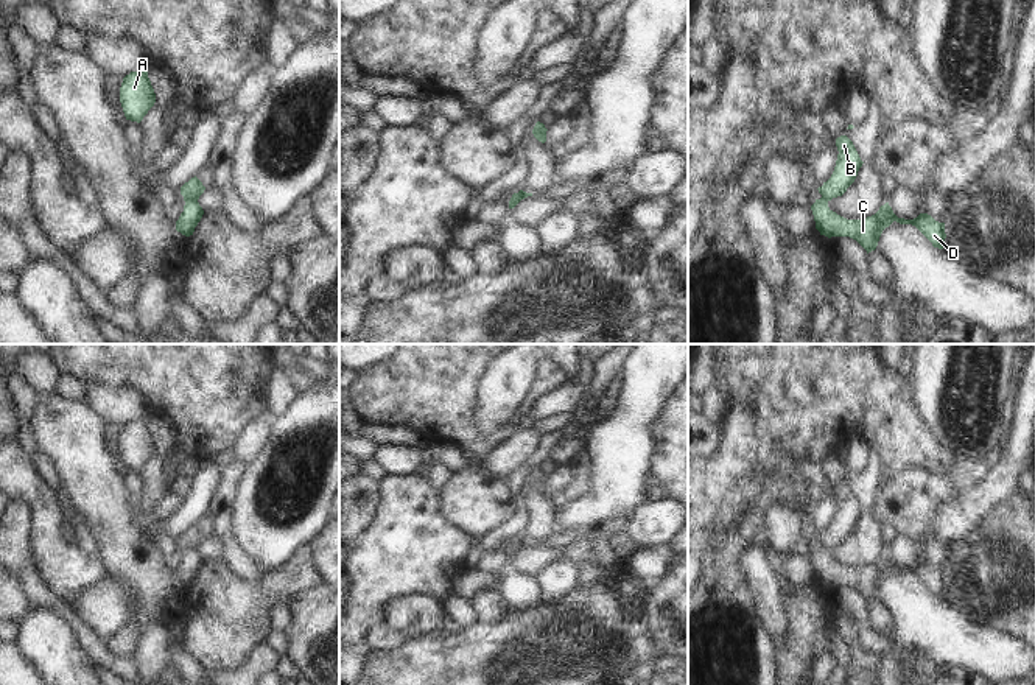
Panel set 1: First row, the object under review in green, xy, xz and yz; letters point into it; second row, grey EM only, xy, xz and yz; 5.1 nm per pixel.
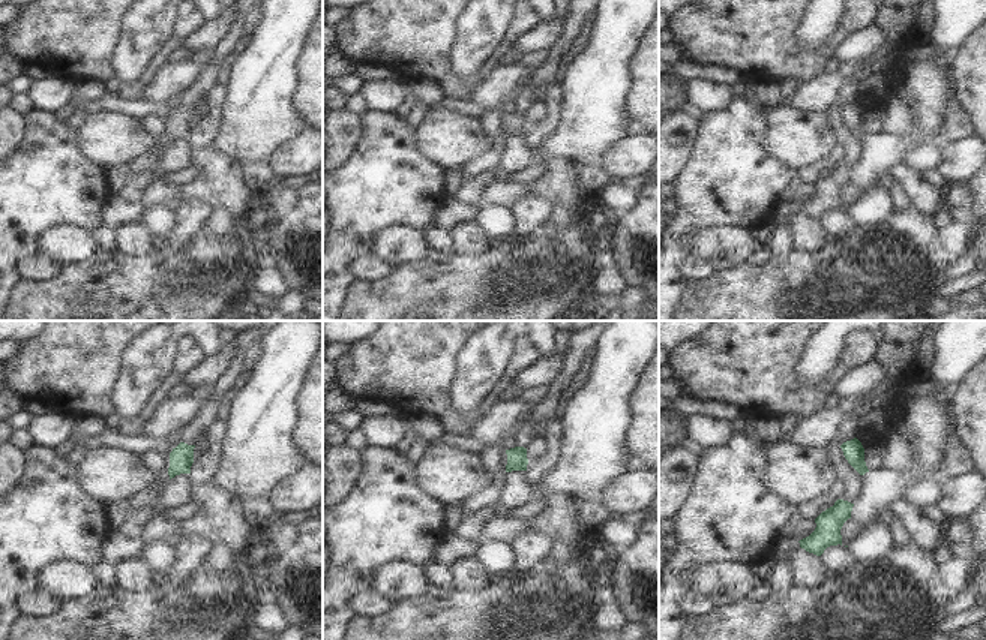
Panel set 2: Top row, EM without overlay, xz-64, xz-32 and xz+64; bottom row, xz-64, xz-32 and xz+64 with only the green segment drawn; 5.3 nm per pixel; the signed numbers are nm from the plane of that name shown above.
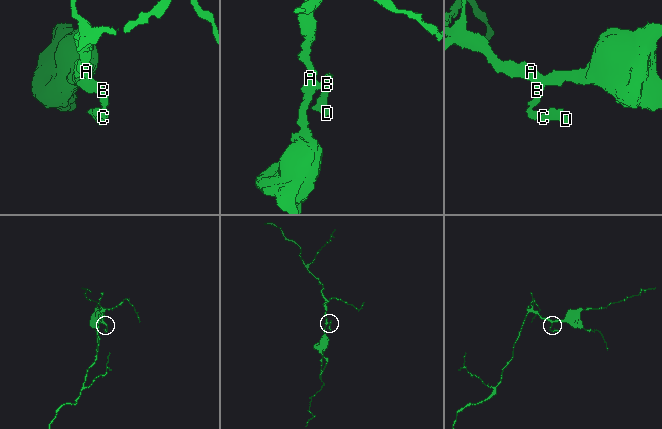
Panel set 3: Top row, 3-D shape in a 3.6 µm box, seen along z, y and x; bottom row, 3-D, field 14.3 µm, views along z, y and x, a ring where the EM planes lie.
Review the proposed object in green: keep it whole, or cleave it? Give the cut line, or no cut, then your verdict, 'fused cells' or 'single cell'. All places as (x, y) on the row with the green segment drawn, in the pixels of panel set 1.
cut xy (196, 200), (185, 201); fused cells

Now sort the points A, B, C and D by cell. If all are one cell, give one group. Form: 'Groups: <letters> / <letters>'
Groups: A B / C D.

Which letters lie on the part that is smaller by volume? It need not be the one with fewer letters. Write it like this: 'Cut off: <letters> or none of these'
Cut off: C, D

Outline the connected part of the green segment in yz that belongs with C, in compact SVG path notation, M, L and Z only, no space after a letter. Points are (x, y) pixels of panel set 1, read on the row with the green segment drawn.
M825 198L816 199L811 210L814 215L816 229L820 235L828 238L850 237L856 240L867 251L867 254L876 249L882 230L893 221L915 226L934 248L945 248L945 223L935 221L928 213L920 213L914 220L898 218L889 202L881 206L875 215L861 220L847 220L837 215L828 207L828 201Z

